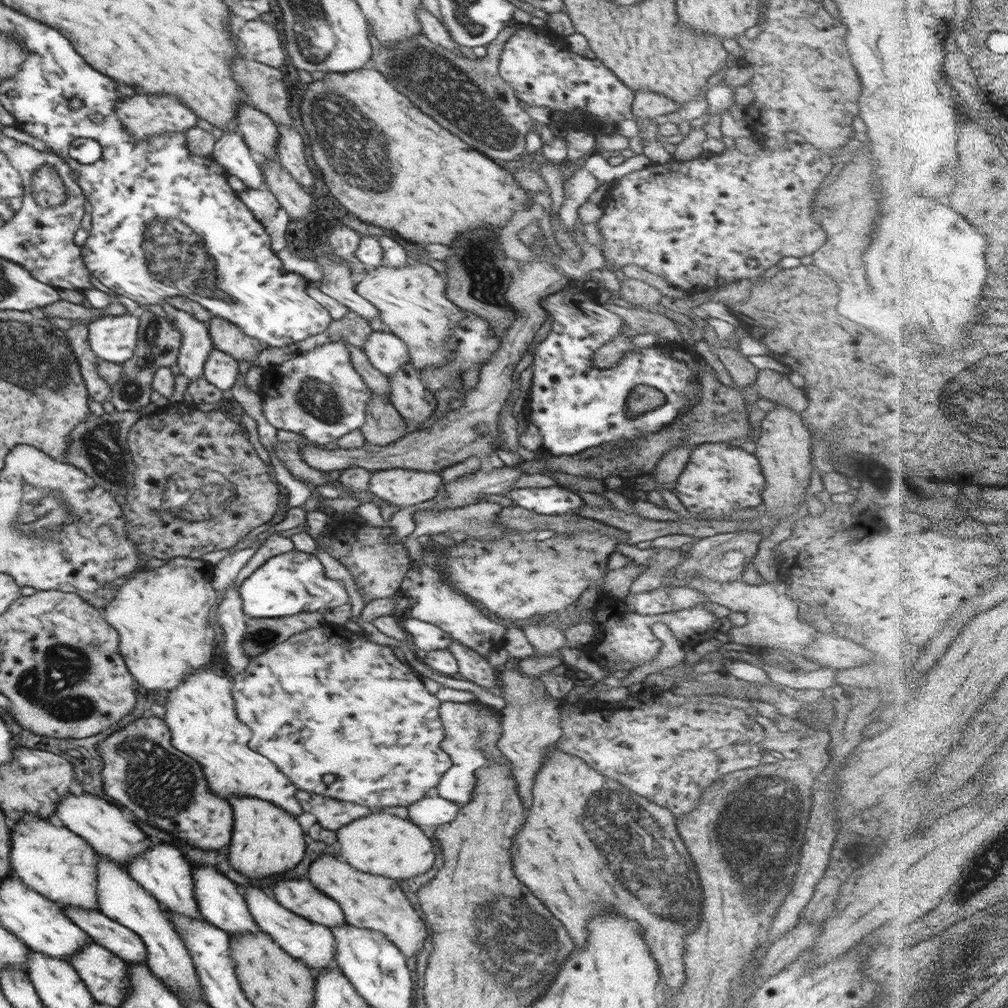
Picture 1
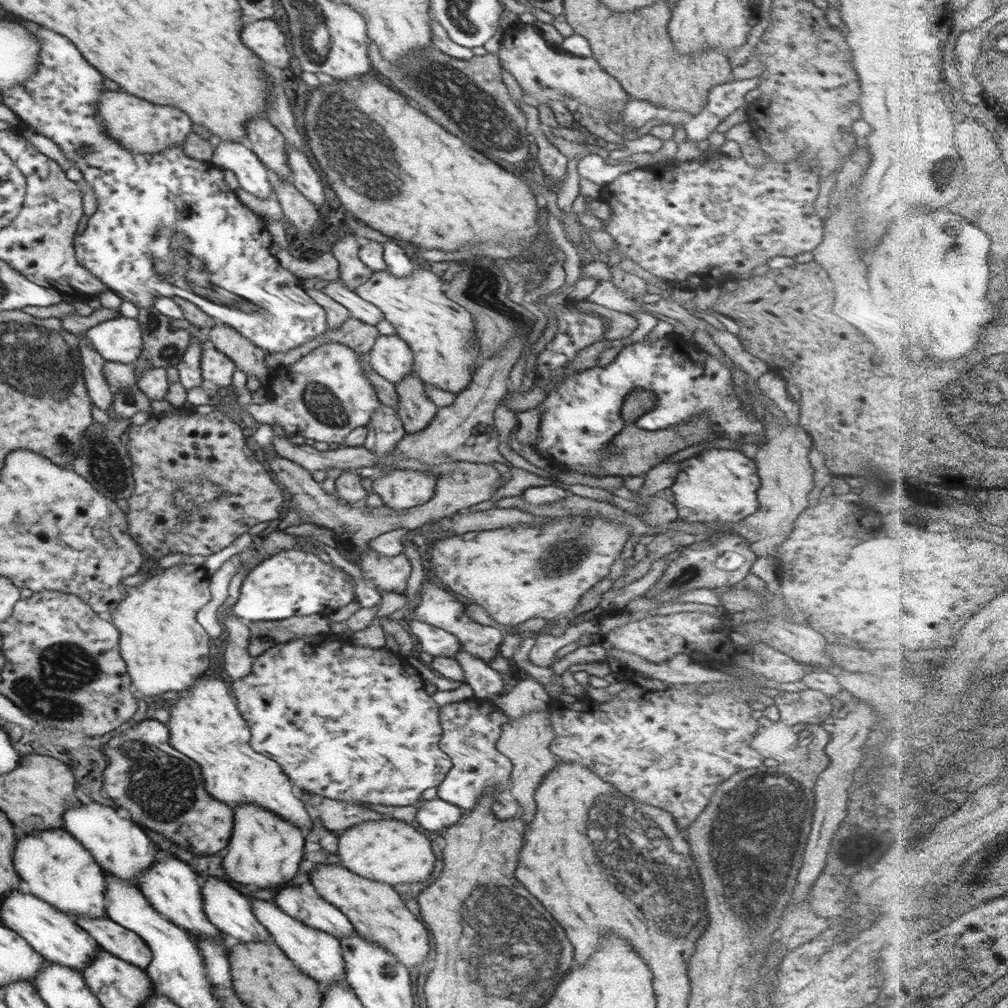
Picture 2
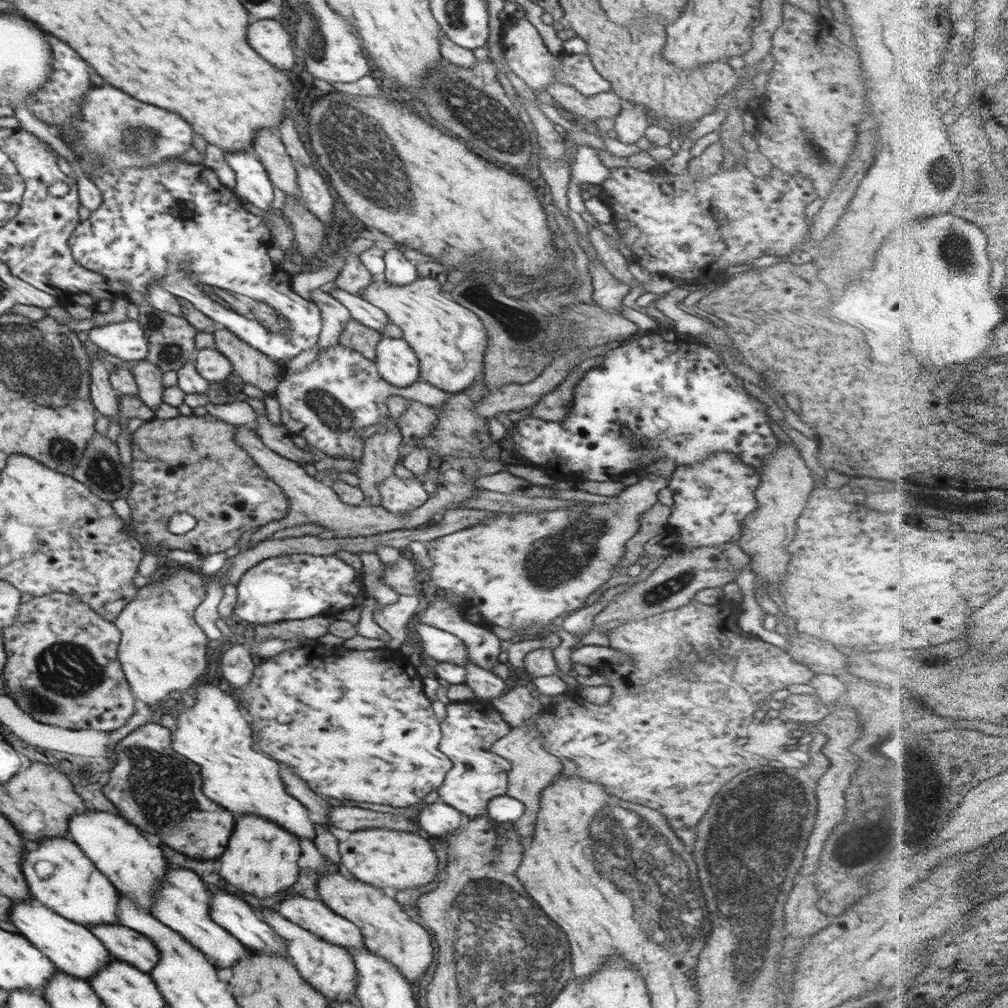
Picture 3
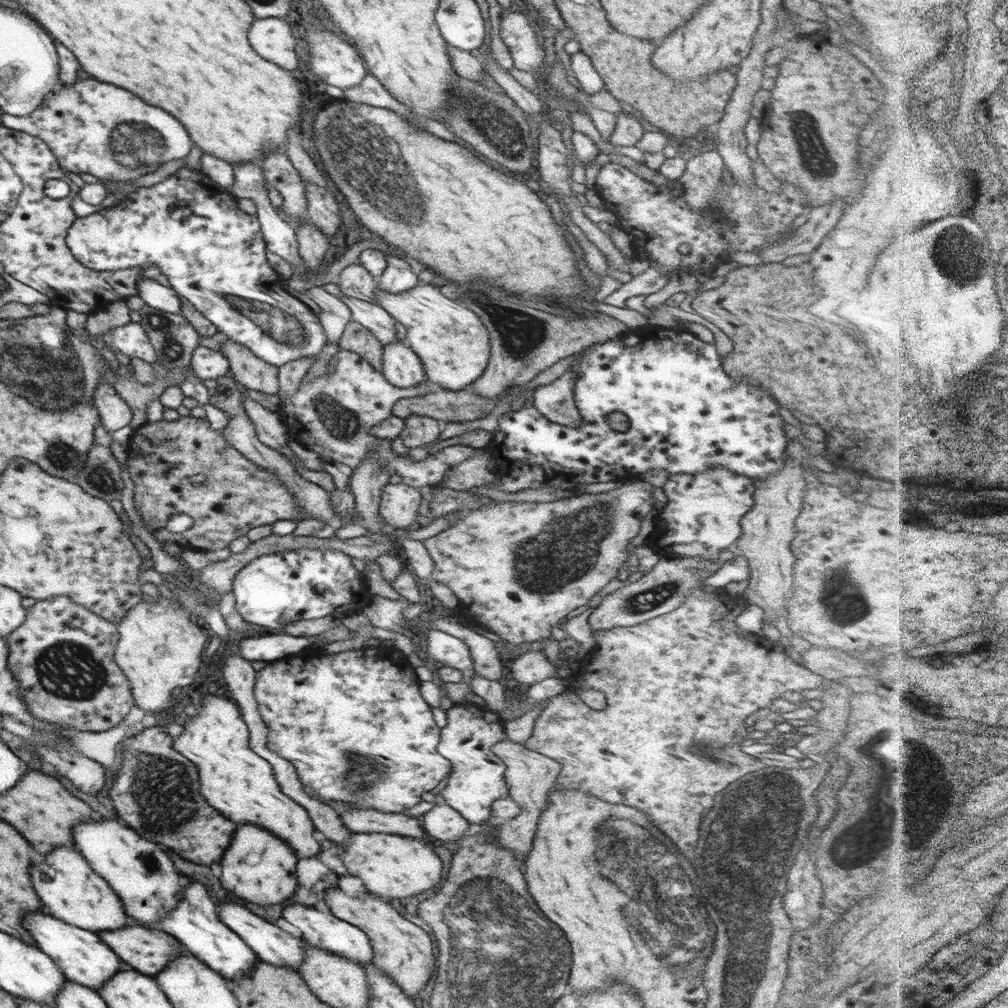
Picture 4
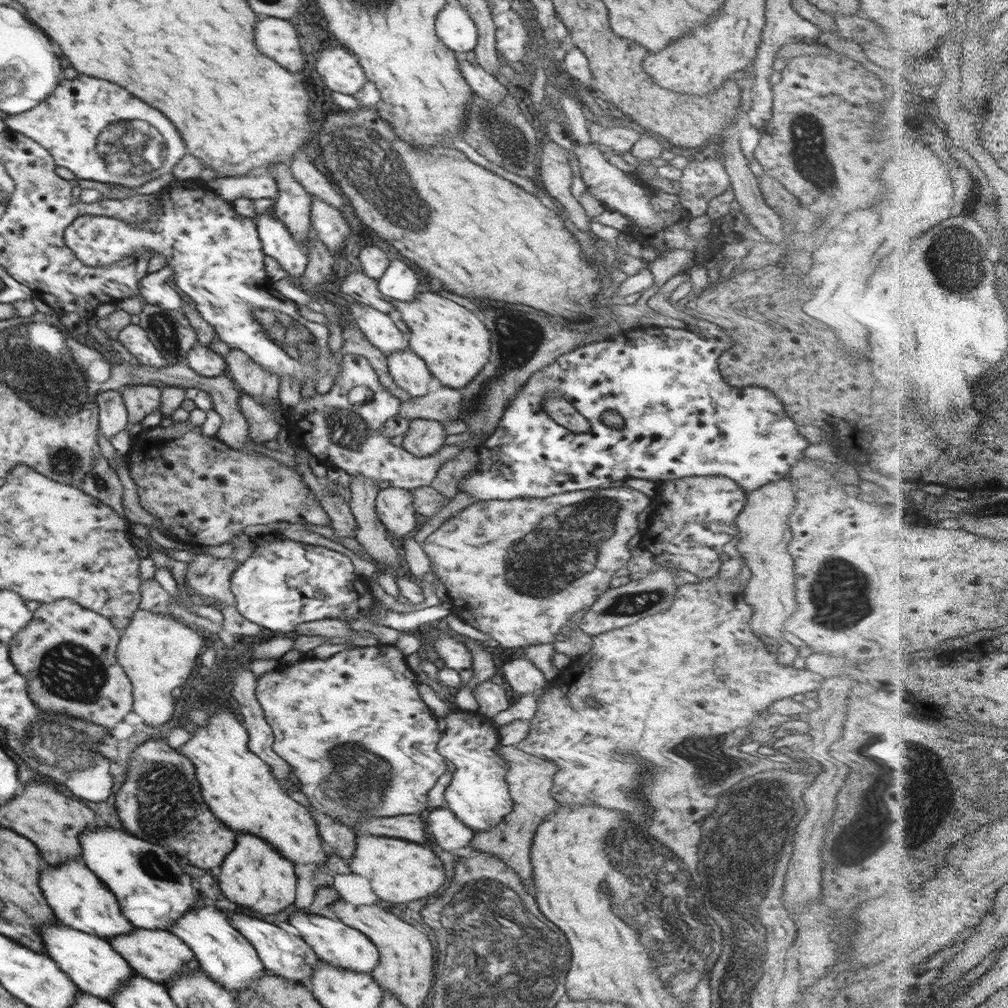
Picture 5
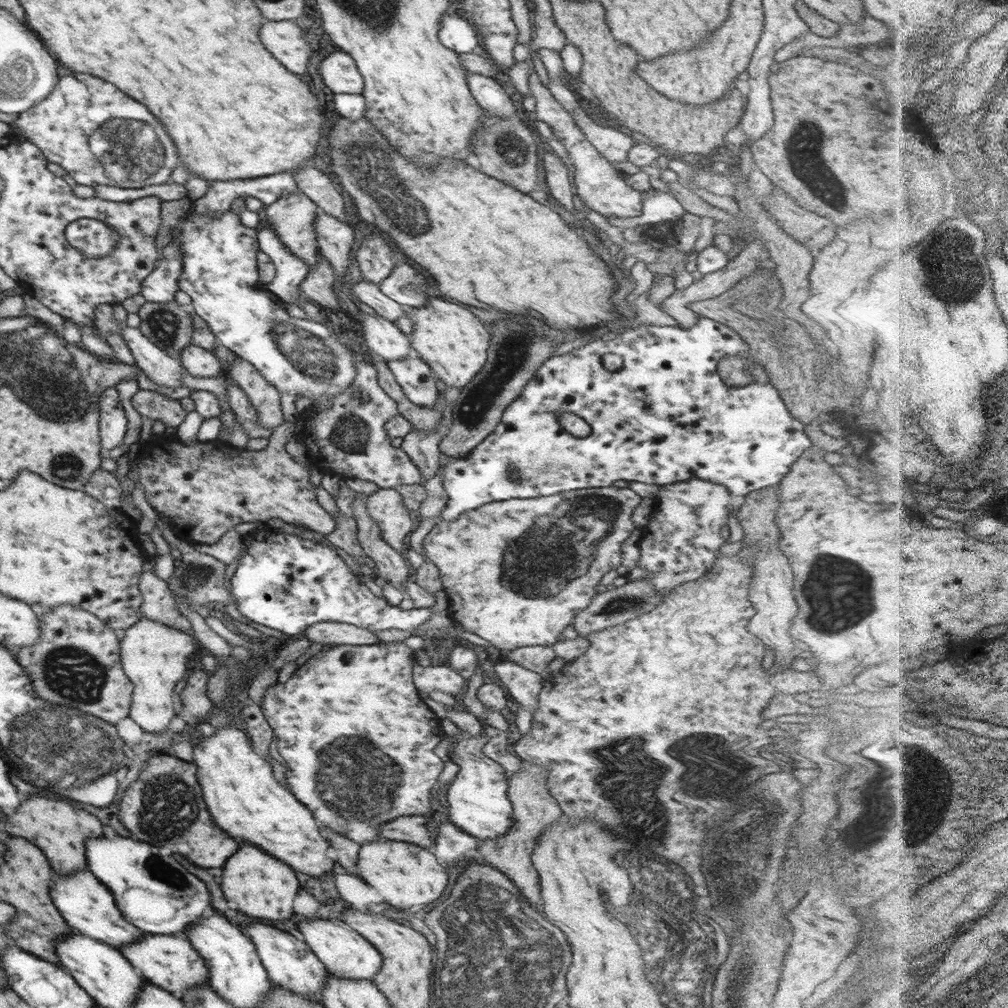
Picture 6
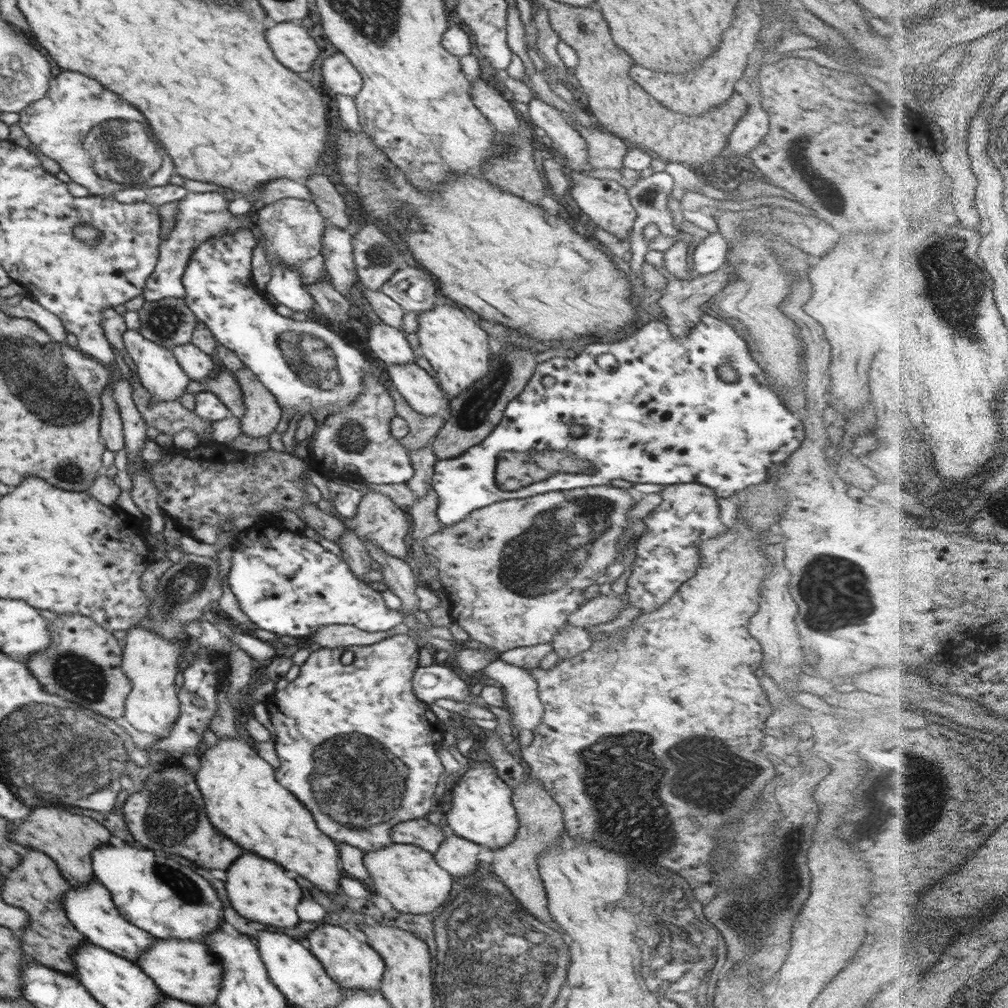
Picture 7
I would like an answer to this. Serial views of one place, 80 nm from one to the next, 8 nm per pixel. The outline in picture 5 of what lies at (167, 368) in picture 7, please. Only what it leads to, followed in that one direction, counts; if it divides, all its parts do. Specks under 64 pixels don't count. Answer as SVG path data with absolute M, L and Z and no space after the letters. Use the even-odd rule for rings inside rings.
M130 323L122 328L115 338L122 343L122 346L128 352L131 352L139 360L142 366L158 368L170 366L147 337L146 329L143 329L139 324Z

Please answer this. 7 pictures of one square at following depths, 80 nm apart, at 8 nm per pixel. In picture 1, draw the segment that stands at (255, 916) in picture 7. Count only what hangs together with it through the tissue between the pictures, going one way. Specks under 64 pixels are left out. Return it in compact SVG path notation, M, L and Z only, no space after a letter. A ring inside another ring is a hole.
M230 795L227 801L233 808L234 828L232 842L230 842L230 864L244 872L250 878L268 878L272 874L282 876L288 870L292 870L304 856L309 840L307 839L295 816L286 812L273 802L262 800L258 797Z

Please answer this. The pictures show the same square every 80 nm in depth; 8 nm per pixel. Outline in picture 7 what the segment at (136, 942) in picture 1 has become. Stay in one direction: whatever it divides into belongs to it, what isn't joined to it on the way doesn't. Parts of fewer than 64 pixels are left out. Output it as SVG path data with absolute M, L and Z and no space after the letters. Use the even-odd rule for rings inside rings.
M156 939L137 958L136 965L146 973L164 995L177 1000L182 1000L192 1006L208 1006L214 1004L220 994L222 974L220 967L211 948L204 942L178 939Z

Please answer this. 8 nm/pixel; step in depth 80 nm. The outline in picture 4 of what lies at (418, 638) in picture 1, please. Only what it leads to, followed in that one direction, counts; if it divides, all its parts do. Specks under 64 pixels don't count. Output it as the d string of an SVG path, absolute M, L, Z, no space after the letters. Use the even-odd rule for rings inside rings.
M437 629L426 632L429 656L442 664L462 671L462 682L470 685L475 672L468 645L459 638Z

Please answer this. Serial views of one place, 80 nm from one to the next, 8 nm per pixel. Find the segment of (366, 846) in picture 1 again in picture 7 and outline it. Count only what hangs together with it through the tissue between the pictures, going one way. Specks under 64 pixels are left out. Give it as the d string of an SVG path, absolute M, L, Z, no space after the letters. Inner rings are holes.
M396 844L382 847L363 854L363 863L369 872L375 893L387 898L398 912L410 912L412 914L432 914L438 906L448 902L450 890L452 890L453 876L444 870L434 858L434 855L419 846L413 844Z

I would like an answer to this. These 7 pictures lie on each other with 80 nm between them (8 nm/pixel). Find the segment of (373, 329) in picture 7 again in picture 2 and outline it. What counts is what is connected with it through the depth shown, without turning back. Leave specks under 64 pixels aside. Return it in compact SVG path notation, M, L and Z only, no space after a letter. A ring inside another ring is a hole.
M342 279L330 281L330 284L323 284L321 290L330 298L345 306L352 317L365 322L366 324L376 325L383 318L383 312L371 302L360 298L352 289L346 288L342 284Z

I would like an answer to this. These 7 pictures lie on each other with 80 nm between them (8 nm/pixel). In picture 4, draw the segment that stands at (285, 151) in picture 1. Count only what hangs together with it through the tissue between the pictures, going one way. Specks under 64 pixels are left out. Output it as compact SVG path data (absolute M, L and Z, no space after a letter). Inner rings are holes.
M303 179L307 198L307 216L328 238L333 237L340 228L338 203L332 192Z

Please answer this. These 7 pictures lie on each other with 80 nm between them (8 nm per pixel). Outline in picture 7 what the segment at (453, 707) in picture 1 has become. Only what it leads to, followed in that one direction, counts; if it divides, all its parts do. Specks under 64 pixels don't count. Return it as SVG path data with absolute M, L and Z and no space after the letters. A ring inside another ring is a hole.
M469 758L469 767L452 789L452 806L444 816L448 830L489 849L505 847L513 841L519 827L515 806L512 804L512 788L495 772L493 764Z

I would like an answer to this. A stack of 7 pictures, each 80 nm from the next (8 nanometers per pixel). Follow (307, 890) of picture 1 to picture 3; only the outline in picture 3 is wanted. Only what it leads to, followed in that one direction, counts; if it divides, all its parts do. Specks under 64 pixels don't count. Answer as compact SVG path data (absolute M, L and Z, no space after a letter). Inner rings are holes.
M288 894L279 902L276 911L326 942L346 950L365 947L358 926L335 913L321 900L308 899L299 894Z

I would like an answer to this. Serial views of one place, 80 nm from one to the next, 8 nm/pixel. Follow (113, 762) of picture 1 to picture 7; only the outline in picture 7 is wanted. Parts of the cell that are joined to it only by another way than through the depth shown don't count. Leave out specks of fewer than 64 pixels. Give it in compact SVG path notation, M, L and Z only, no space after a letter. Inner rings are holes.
M168 762L144 778L142 788L126 799L124 820L140 846L178 854L209 870L226 870L242 850L210 824L202 798L195 775L181 764Z

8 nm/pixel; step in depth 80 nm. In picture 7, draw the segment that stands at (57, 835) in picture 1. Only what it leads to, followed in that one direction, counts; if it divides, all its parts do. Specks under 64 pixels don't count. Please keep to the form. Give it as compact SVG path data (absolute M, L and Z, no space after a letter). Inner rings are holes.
M96 878L81 887L70 887L61 898L63 909L70 922L81 932L85 938L117 954L126 957L136 964L137 958L145 951L156 938L146 931L130 924L116 908L110 891Z

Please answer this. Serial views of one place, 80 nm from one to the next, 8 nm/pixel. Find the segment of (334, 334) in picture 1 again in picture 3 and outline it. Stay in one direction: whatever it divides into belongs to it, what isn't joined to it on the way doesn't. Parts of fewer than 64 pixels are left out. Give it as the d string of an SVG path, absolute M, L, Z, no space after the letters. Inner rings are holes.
M351 318L339 336L339 343L343 347L354 349L374 362L377 353L376 345L382 337L383 335L378 330L364 326L361 322Z

